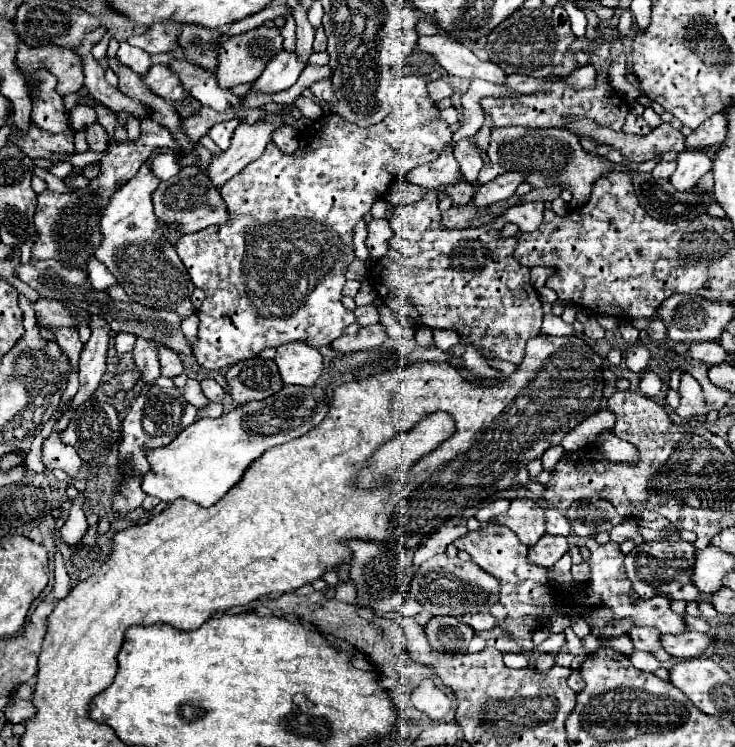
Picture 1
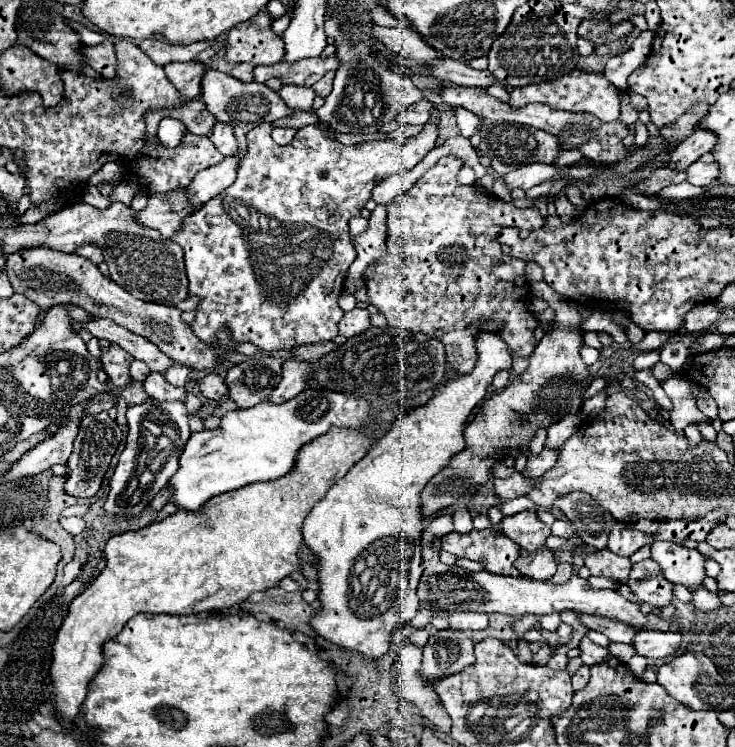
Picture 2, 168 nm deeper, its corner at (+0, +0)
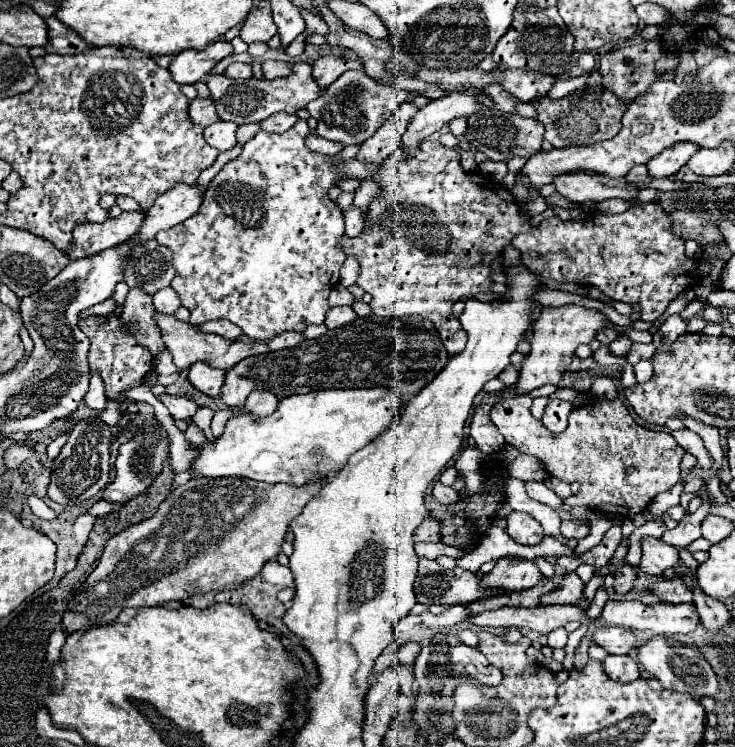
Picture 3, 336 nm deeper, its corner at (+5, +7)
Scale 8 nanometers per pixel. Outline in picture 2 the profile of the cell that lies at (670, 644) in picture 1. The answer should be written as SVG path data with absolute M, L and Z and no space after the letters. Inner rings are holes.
M640 630L634 638L634 648L638 654L666 662L670 656L674 656L682 646L682 634L680 632L658 632L658 630Z

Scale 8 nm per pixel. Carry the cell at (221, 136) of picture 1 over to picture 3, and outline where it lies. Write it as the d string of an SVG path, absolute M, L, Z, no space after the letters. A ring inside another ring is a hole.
M217 121L209 127L205 127L205 141L219 149L219 151L229 151L237 145L237 139L235 139L235 131L237 131L237 125L235 123L227 123L227 121Z

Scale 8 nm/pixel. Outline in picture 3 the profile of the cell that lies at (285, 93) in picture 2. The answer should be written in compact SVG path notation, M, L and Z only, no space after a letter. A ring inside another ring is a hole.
M263 61L261 69L265 79L277 79L277 77L289 75L289 63L285 61Z

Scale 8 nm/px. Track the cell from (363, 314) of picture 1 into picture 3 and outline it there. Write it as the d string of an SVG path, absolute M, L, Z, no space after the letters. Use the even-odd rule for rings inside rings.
M331 307L327 311L327 317L325 317L325 325L329 329L335 329L335 327L341 327L349 321L353 321L357 315L353 311L353 307Z

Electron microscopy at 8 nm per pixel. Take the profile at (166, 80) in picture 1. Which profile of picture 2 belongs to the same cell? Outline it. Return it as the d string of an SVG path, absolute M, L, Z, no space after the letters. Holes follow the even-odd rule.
M170 62L164 66L164 72L180 96L184 100L192 100L198 98L198 80L202 76L202 68L206 66L200 62Z

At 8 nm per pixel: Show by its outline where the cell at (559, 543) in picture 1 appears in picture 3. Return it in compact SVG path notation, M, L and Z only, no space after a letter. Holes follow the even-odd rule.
M503 557L497 561L493 571L481 579L485 589L503 589L503 595L513 591L531 589L541 579L541 571L533 561L515 561L513 557Z

